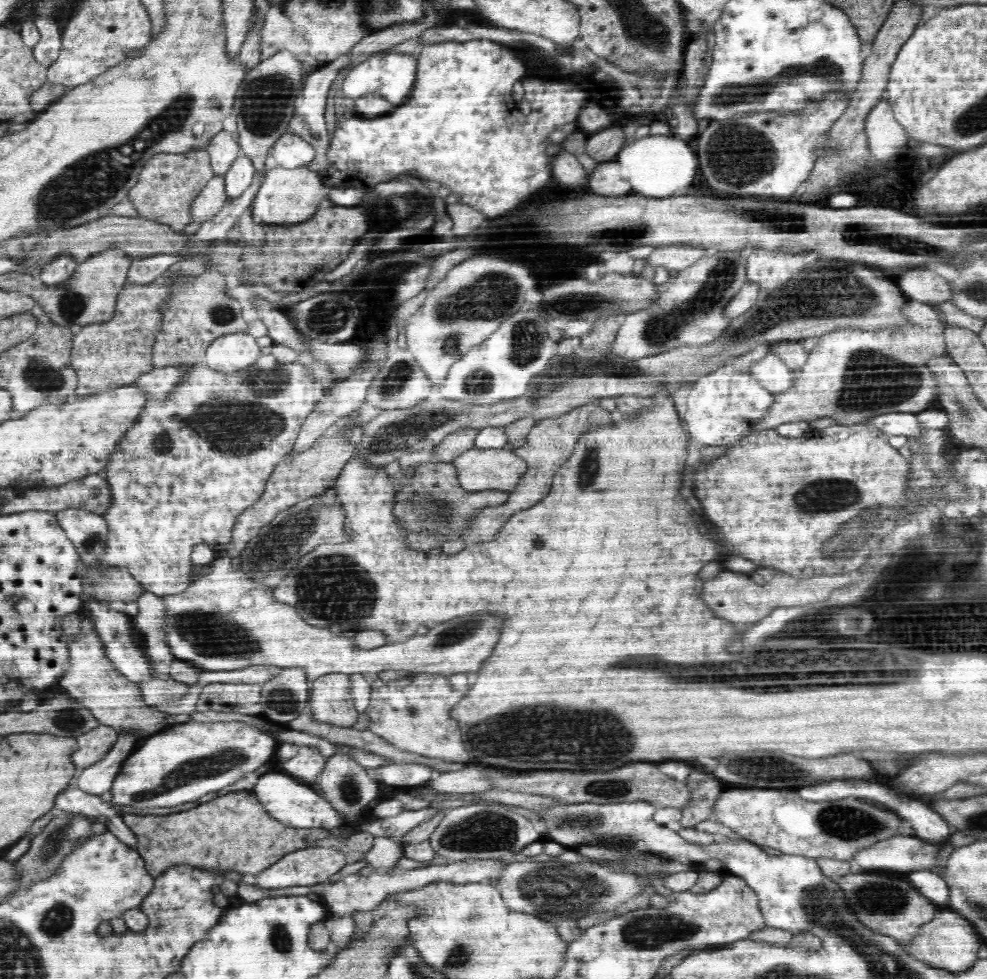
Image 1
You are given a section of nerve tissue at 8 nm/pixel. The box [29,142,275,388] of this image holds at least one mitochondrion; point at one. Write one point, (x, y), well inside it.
(71, 304)

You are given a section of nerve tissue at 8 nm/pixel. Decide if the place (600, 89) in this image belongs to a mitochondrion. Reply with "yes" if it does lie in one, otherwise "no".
no

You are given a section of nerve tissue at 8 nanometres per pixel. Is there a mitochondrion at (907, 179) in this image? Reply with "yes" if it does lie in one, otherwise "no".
no

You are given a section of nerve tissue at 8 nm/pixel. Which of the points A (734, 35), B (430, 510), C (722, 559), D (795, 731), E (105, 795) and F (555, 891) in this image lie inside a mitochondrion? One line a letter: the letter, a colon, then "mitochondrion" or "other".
A: other
B: mitochondrion
C: other
D: other
E: other
F: mitochondrion

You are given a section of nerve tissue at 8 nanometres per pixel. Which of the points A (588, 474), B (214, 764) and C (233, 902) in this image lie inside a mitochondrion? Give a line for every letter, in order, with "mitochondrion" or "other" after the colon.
A: mitochondrion
B: mitochondrion
C: other

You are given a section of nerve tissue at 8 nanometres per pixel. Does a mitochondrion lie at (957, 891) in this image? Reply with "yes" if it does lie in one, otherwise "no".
no

